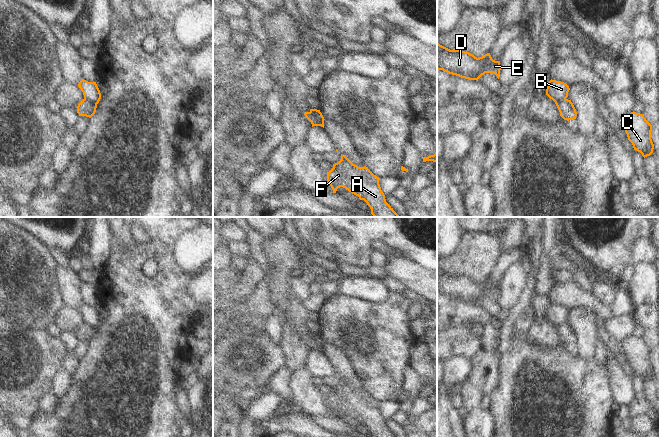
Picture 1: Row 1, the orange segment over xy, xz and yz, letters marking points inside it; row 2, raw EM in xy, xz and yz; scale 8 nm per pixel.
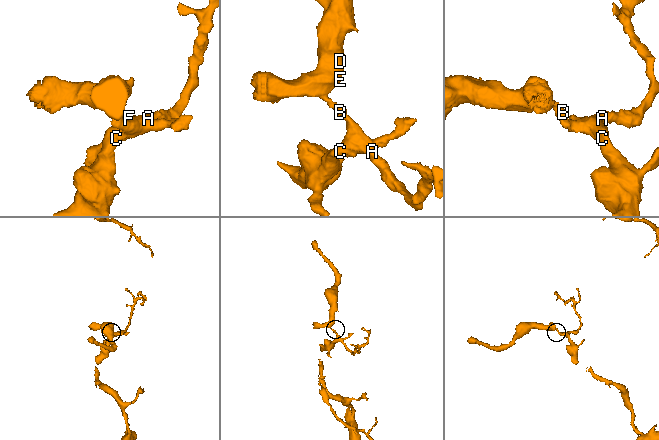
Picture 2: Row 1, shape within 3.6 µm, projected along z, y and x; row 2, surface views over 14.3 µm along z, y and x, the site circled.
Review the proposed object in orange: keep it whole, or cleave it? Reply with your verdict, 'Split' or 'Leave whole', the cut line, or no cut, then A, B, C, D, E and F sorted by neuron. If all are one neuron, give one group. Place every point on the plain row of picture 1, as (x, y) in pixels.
Split. Split along xz (309, 336), (315, 343), (323, 345). Groups: A C F / B D E.

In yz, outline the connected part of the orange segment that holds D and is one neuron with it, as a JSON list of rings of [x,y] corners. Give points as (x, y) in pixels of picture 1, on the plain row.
[[[437,266],[437,294],[469,304],[478,304],[485,297],[493,297],[499,303],[501,289],[490,277],[477,282],[469,276],[450,274]]]

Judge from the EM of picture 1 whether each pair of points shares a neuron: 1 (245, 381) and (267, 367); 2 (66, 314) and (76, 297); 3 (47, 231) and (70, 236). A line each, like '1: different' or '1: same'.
1: same
2: different
3: same

